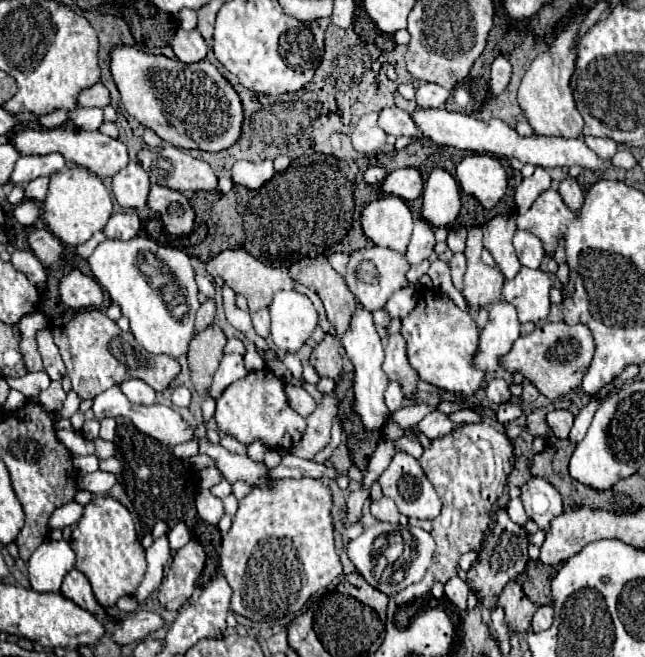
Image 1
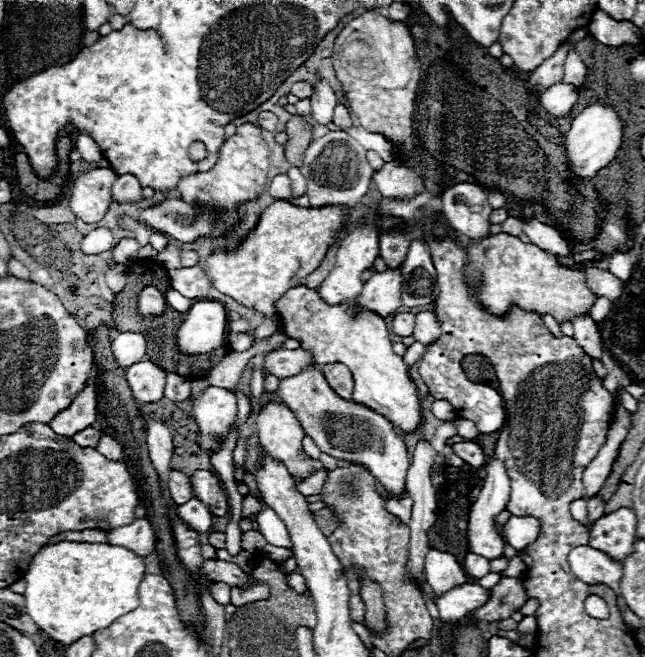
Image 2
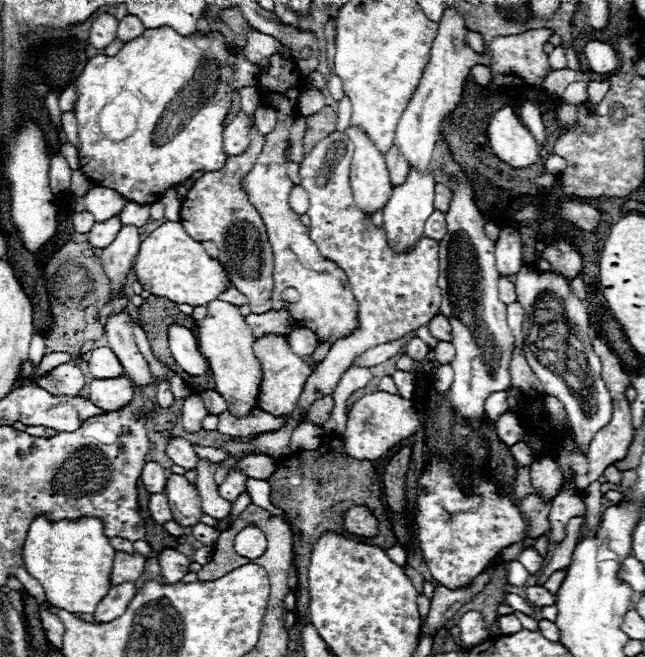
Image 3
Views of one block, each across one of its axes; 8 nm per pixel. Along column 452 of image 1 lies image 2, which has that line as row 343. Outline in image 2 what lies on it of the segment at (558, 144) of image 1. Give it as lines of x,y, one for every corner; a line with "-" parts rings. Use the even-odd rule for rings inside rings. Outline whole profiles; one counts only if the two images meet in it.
118,332
112,340
112,352
122,368
140,362
146,354
146,338
140,332

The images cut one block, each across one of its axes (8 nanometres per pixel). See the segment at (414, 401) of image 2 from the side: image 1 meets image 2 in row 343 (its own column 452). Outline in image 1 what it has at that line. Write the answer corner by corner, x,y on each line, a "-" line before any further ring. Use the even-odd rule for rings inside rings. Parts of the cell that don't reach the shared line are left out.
418,290
416,308
402,318
400,334
406,340
406,352
410,366
418,376
440,390
474,394
482,384
484,372
470,364
470,358
478,346
478,326
468,312
462,312
444,292

